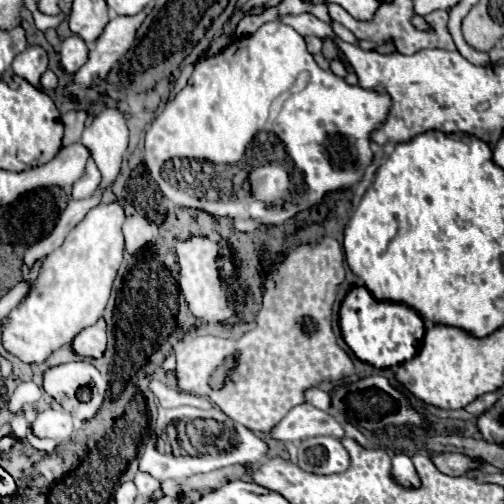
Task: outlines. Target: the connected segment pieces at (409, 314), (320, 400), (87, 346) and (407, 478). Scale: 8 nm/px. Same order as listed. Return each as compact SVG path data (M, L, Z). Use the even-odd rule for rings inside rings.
M354 286L344 296L338 312L338 326L344 342L352 348L356 358L376 368L390 368L410 360L420 350L424 338L424 324L416 310L404 304L378 302L364 286Z
M312 388L312 390L308 390L308 402L310 402L312 406L320 408L320 410L330 410L332 398L330 398L328 392L324 392L324 390L320 390L320 388Z
M100 318L96 324L84 328L82 332L78 332L72 346L74 346L76 354L100 358L106 348L106 322L104 322L104 318Z
M400 452L392 458L392 474L394 474L396 482L402 486L416 488L416 484L420 484L420 480L414 480L414 464L404 452Z

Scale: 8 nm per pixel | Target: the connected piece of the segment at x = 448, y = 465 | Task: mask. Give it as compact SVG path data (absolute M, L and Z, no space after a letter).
M438 452L438 454L430 454L430 460L434 462L434 466L448 474L448 476L462 476L466 472L470 472L472 468L478 468L478 464L464 456L464 454L454 454L454 452Z

